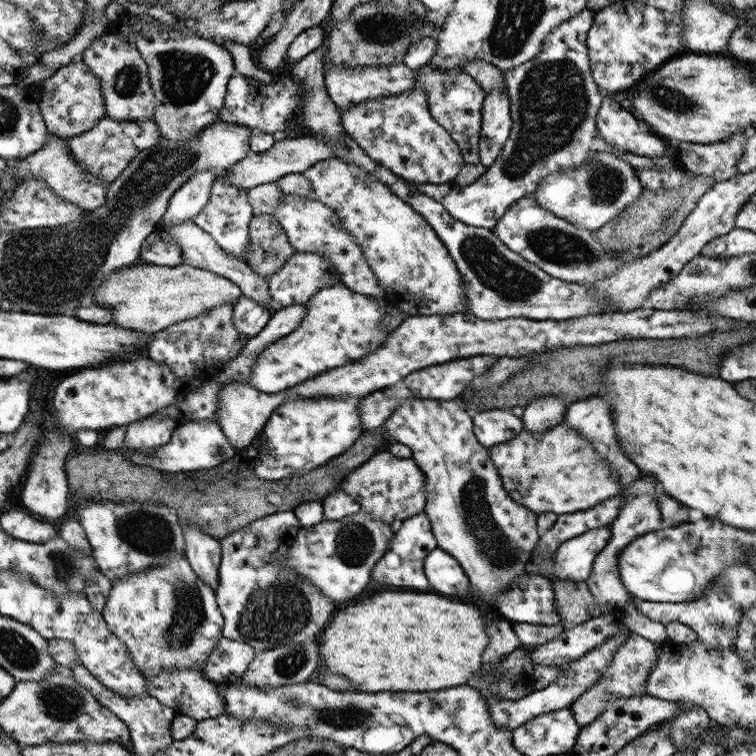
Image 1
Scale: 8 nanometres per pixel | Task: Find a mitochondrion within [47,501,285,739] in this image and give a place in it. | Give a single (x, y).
(188, 615)

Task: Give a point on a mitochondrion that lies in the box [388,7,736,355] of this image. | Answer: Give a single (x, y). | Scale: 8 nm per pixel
(552, 96)

